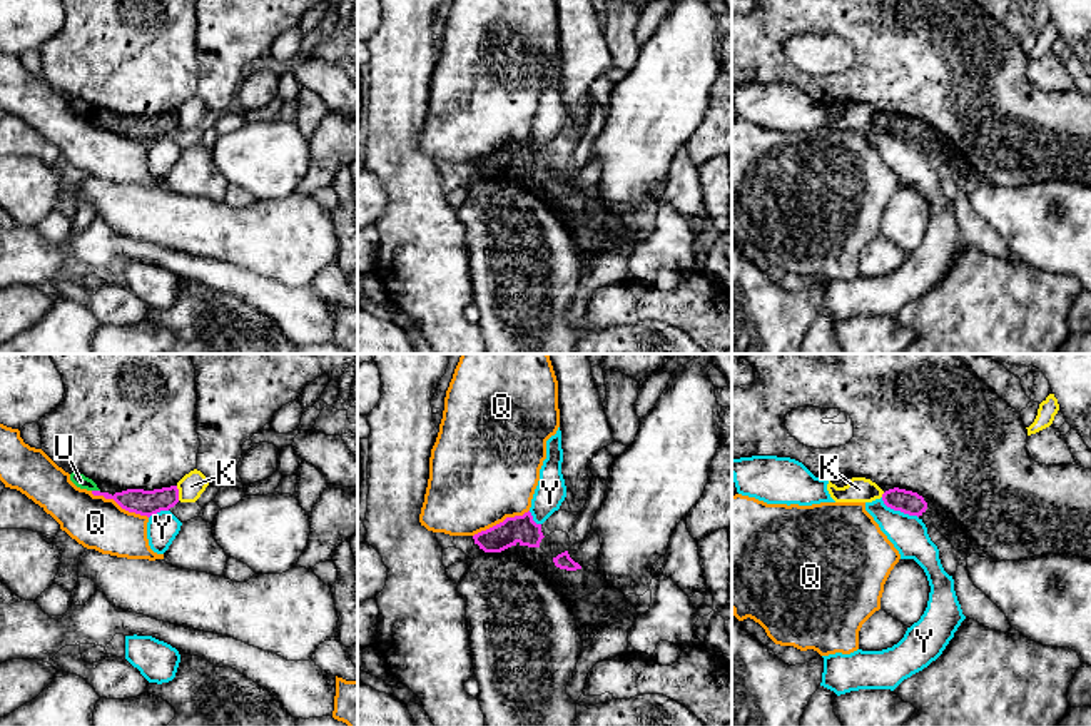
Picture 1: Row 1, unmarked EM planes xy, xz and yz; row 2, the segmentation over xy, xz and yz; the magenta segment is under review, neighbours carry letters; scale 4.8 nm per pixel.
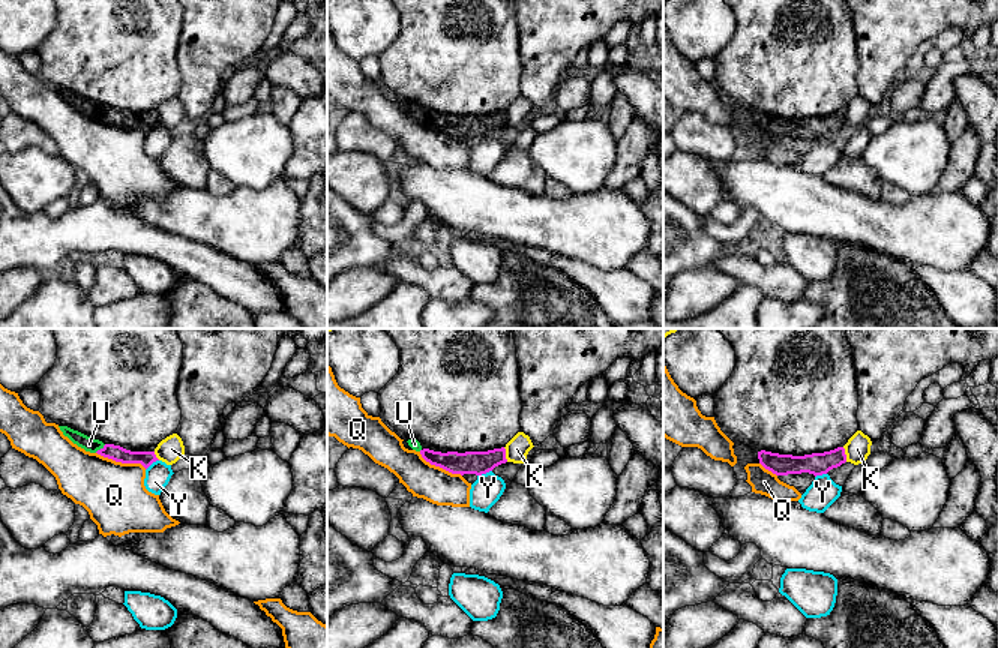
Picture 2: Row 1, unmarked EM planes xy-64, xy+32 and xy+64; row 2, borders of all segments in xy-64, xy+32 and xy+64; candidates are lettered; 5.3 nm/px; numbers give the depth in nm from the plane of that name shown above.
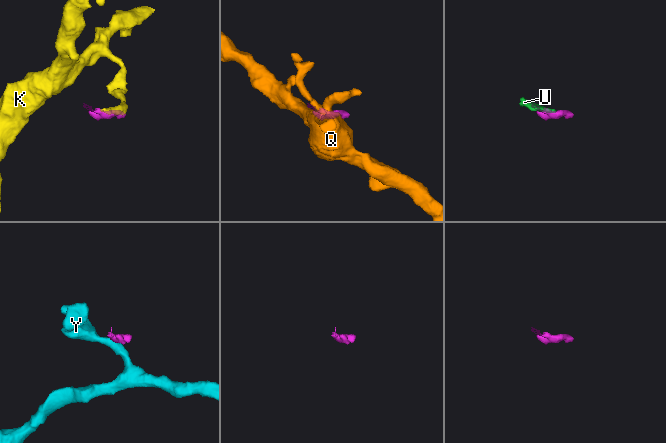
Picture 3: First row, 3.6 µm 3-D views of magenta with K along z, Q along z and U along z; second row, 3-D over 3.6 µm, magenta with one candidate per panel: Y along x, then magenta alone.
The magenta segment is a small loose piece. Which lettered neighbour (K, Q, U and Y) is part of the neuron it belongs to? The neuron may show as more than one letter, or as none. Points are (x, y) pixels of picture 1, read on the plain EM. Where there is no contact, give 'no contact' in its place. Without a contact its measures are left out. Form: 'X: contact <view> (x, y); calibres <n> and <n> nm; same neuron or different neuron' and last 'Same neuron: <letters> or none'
K: contact xy (177, 119); calibres 130 and 120 nm; different neuron
Q: contact xy (119, 131); calibres 130 and 260 nm; different neuron
U: contact xy (96, 117); calibres 130 and 70 nm; same neuron
Y: contact yz (899, 136); calibres 110 and 180 nm; different neuron
Same neuron: U

